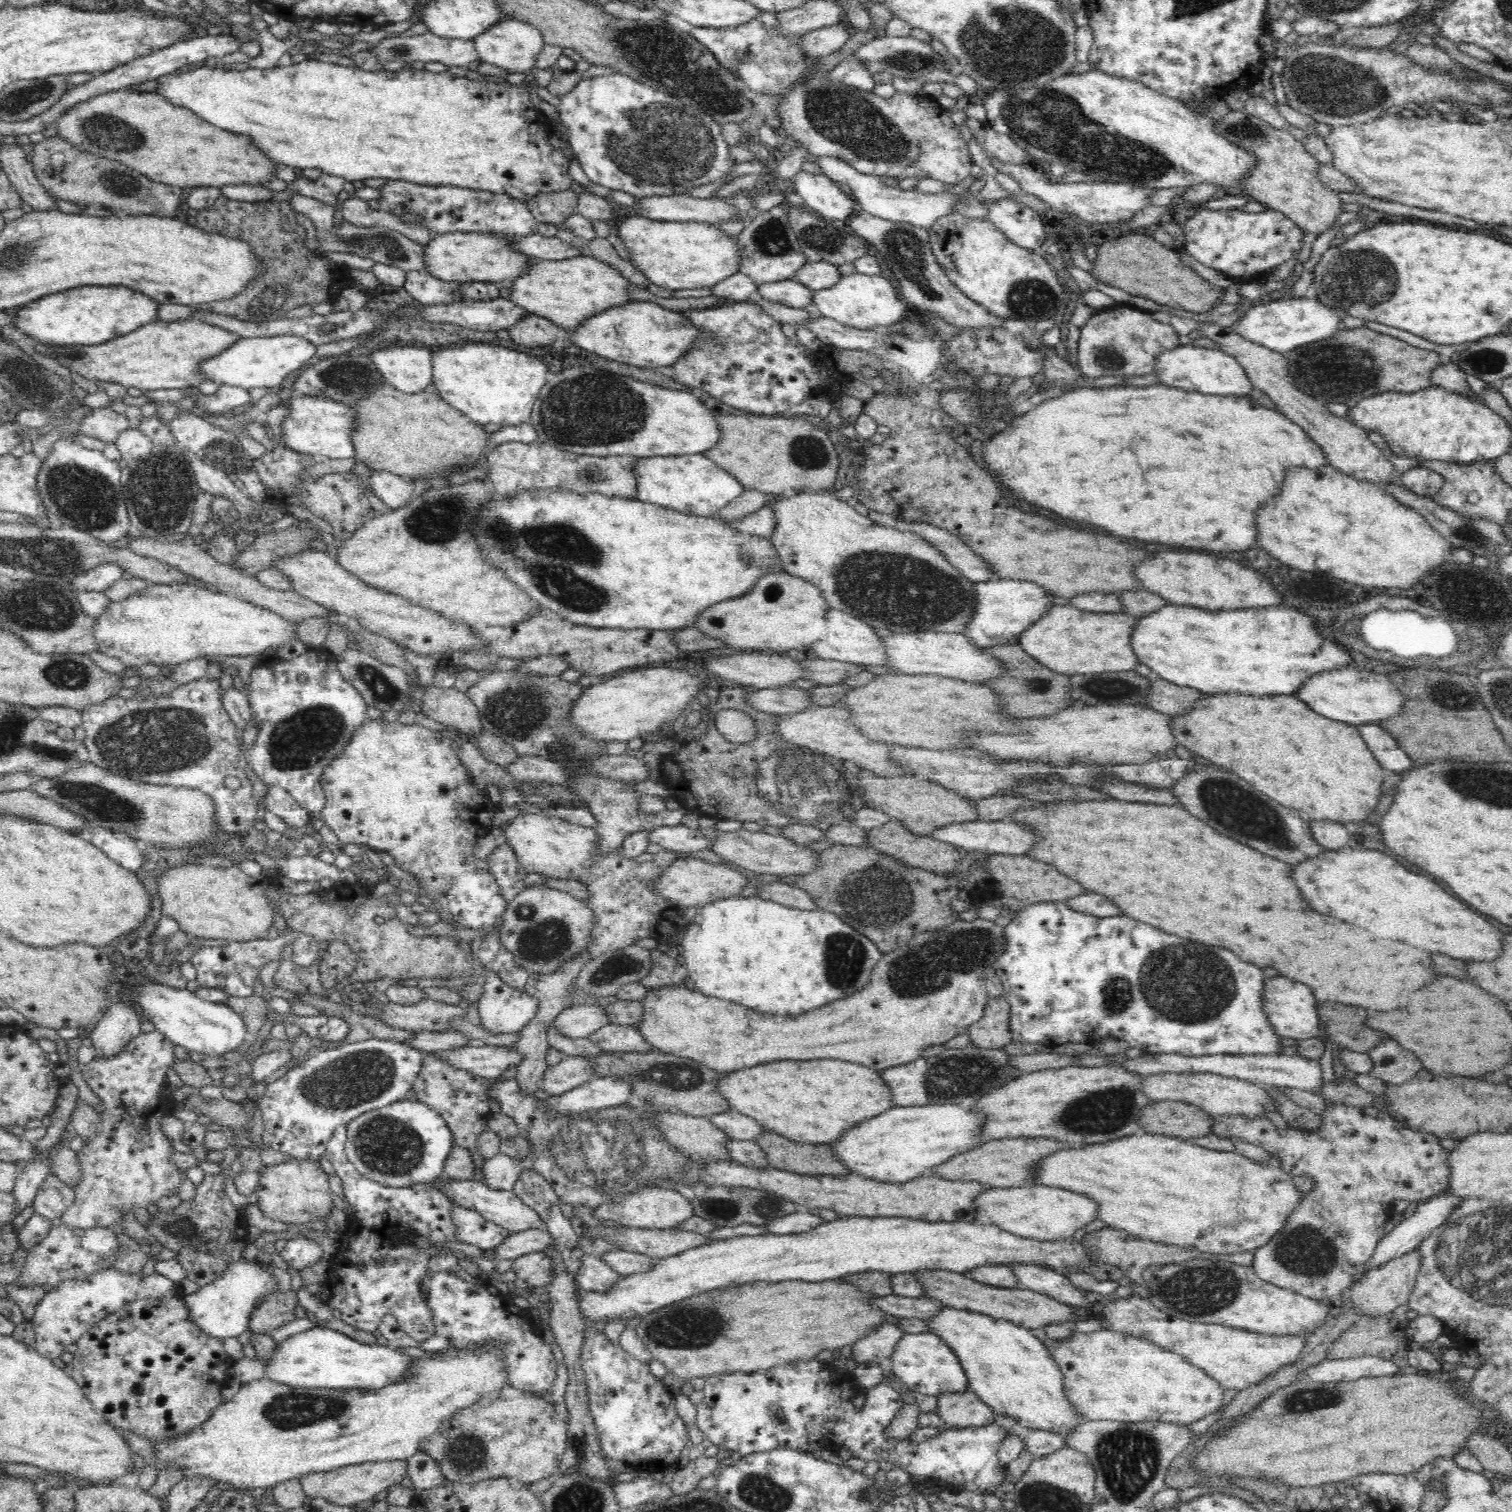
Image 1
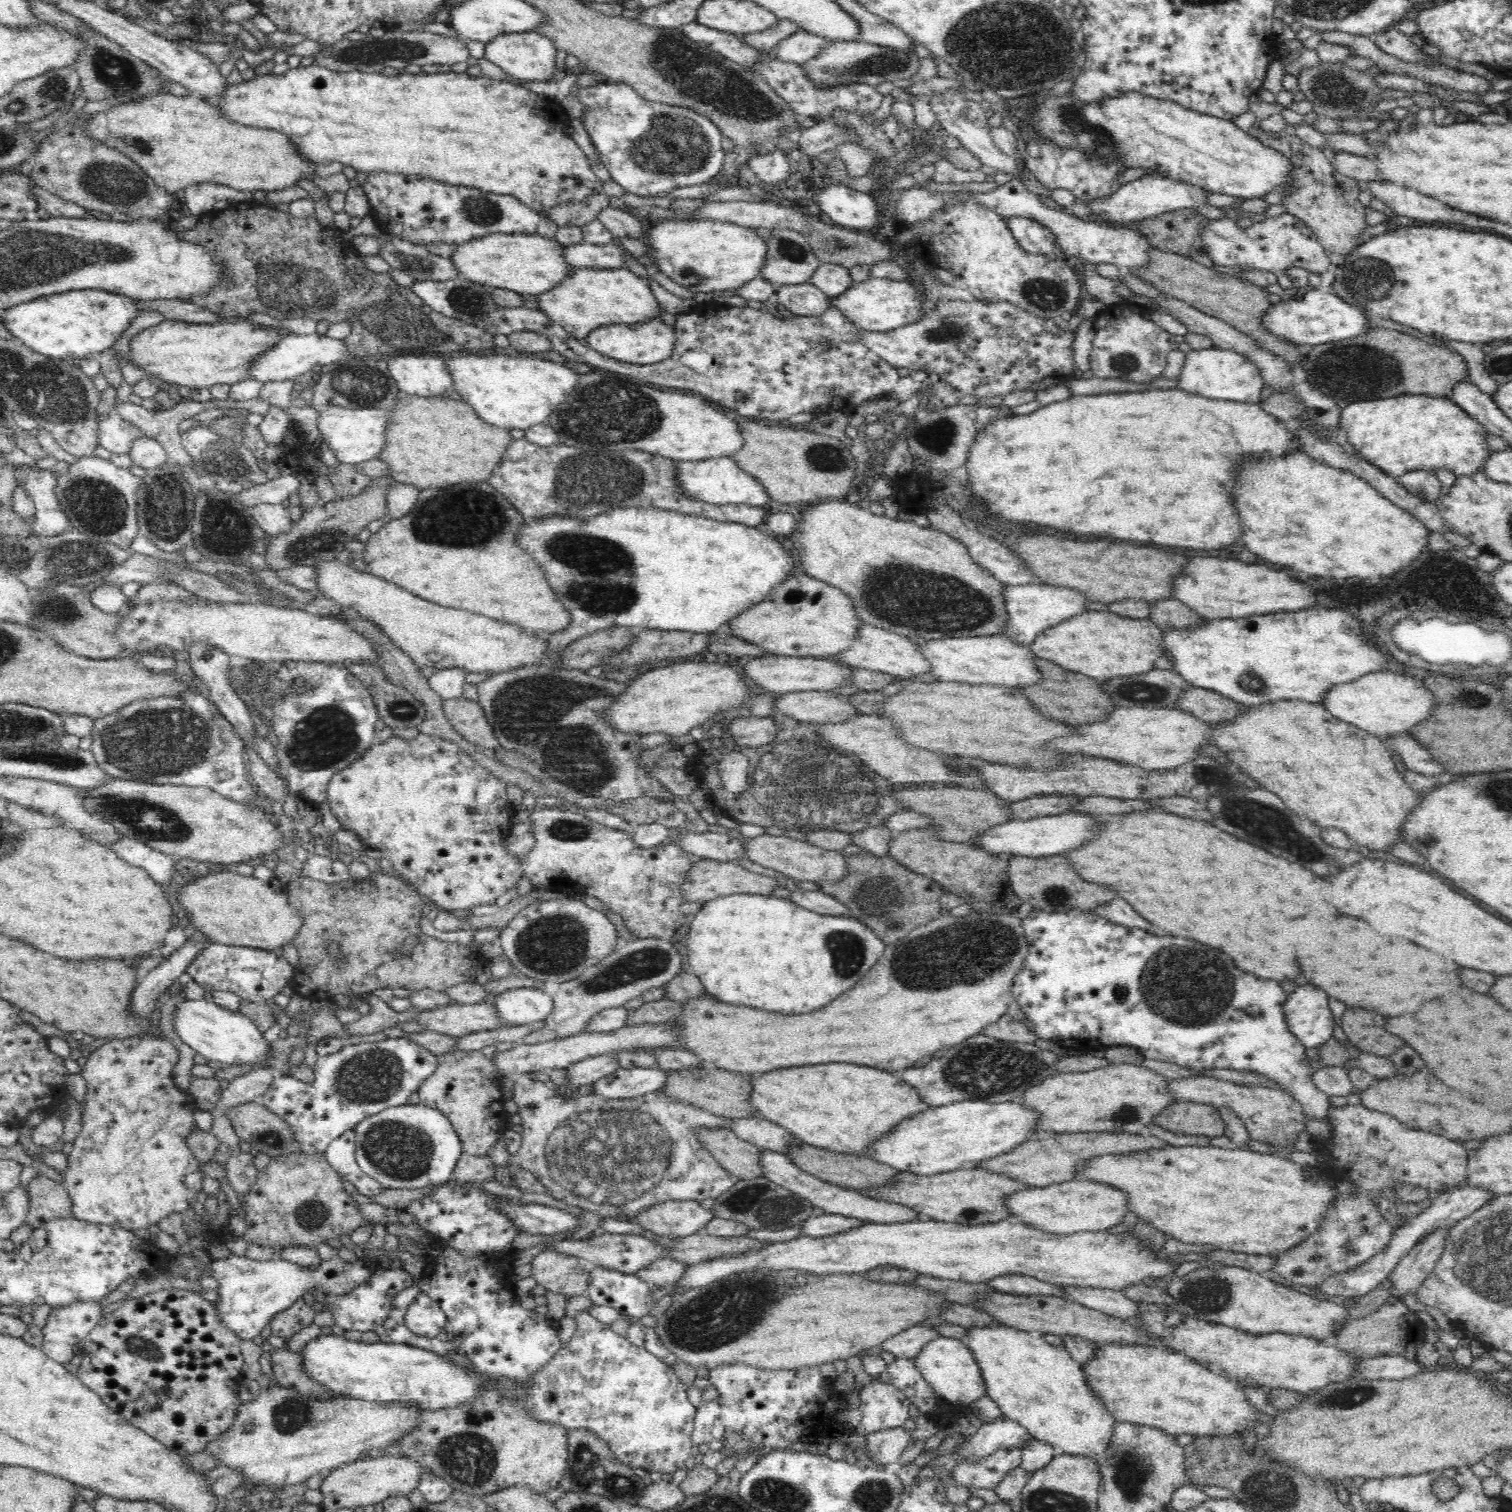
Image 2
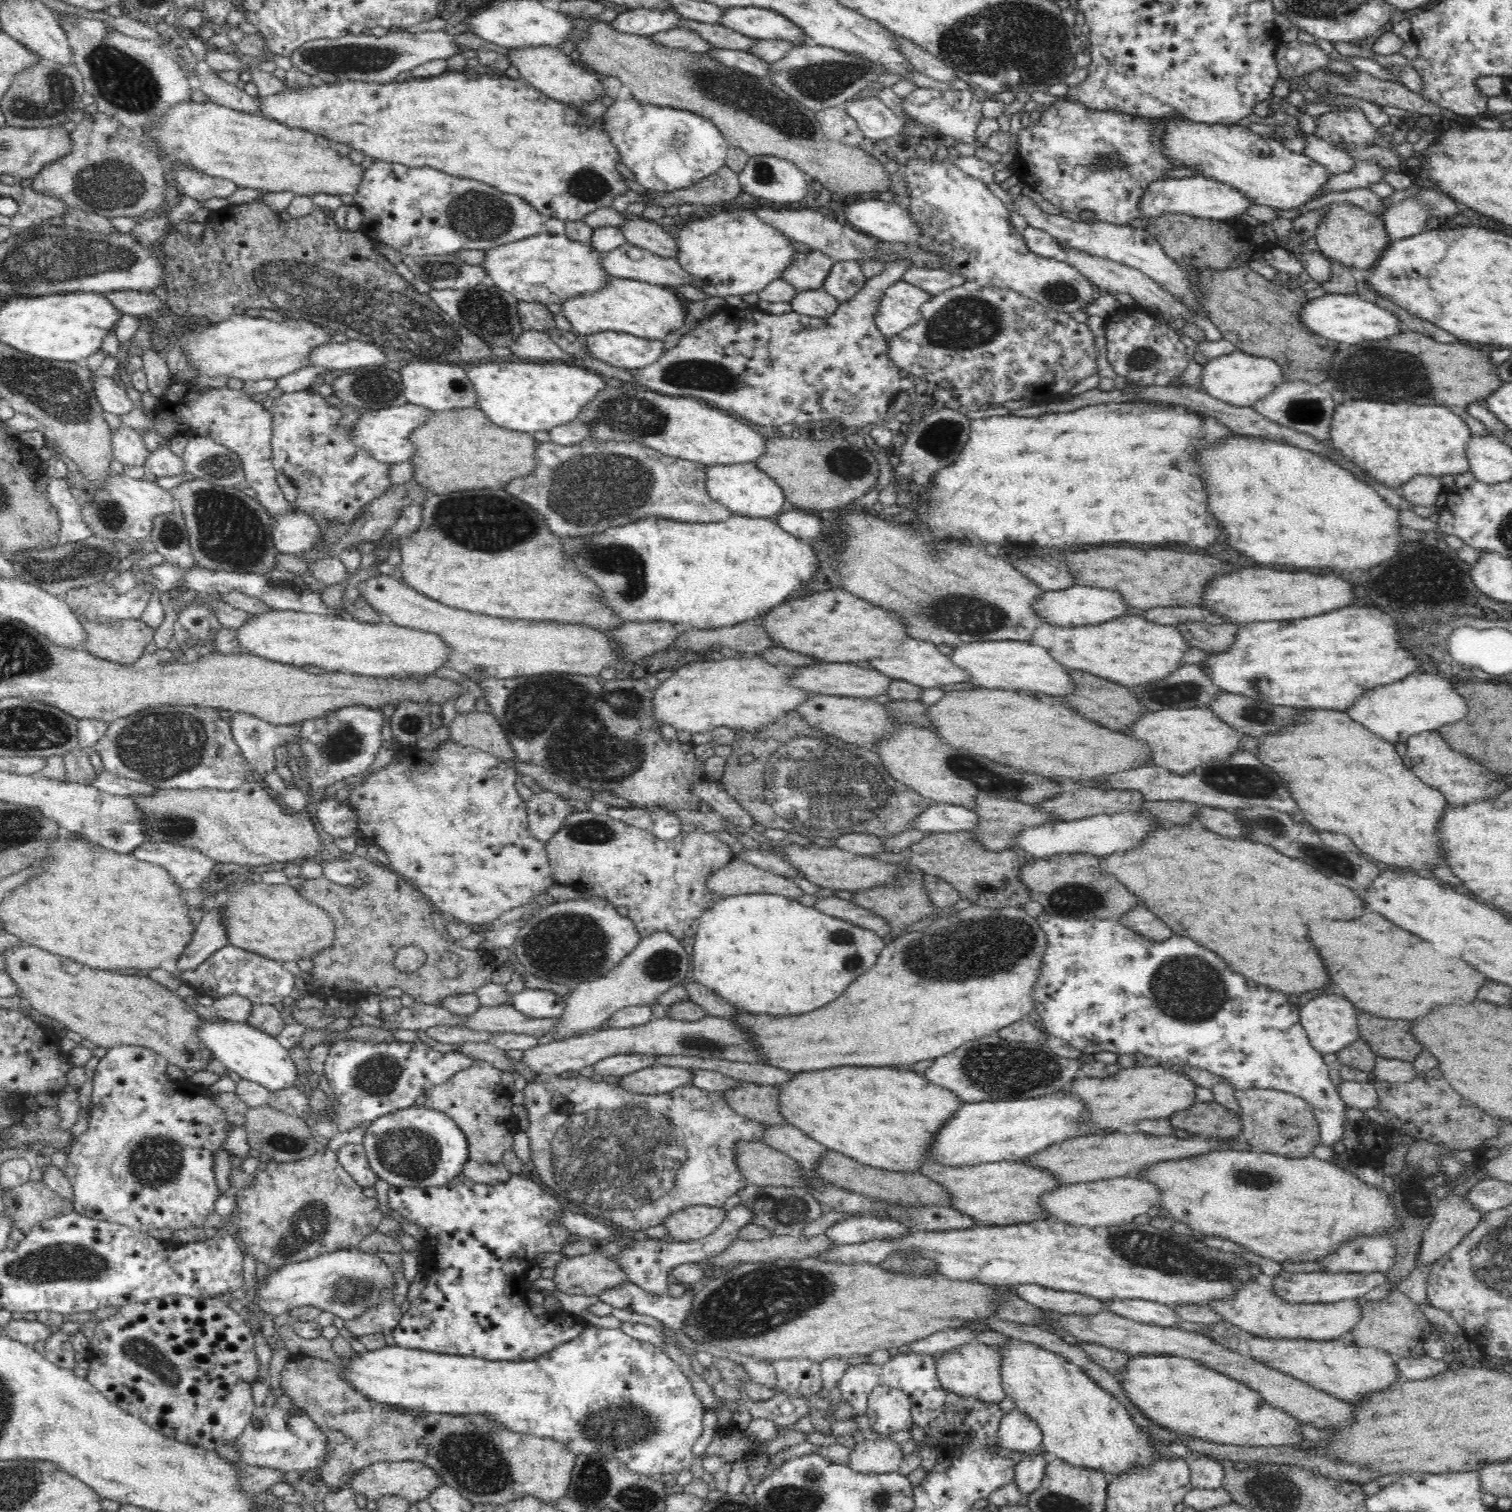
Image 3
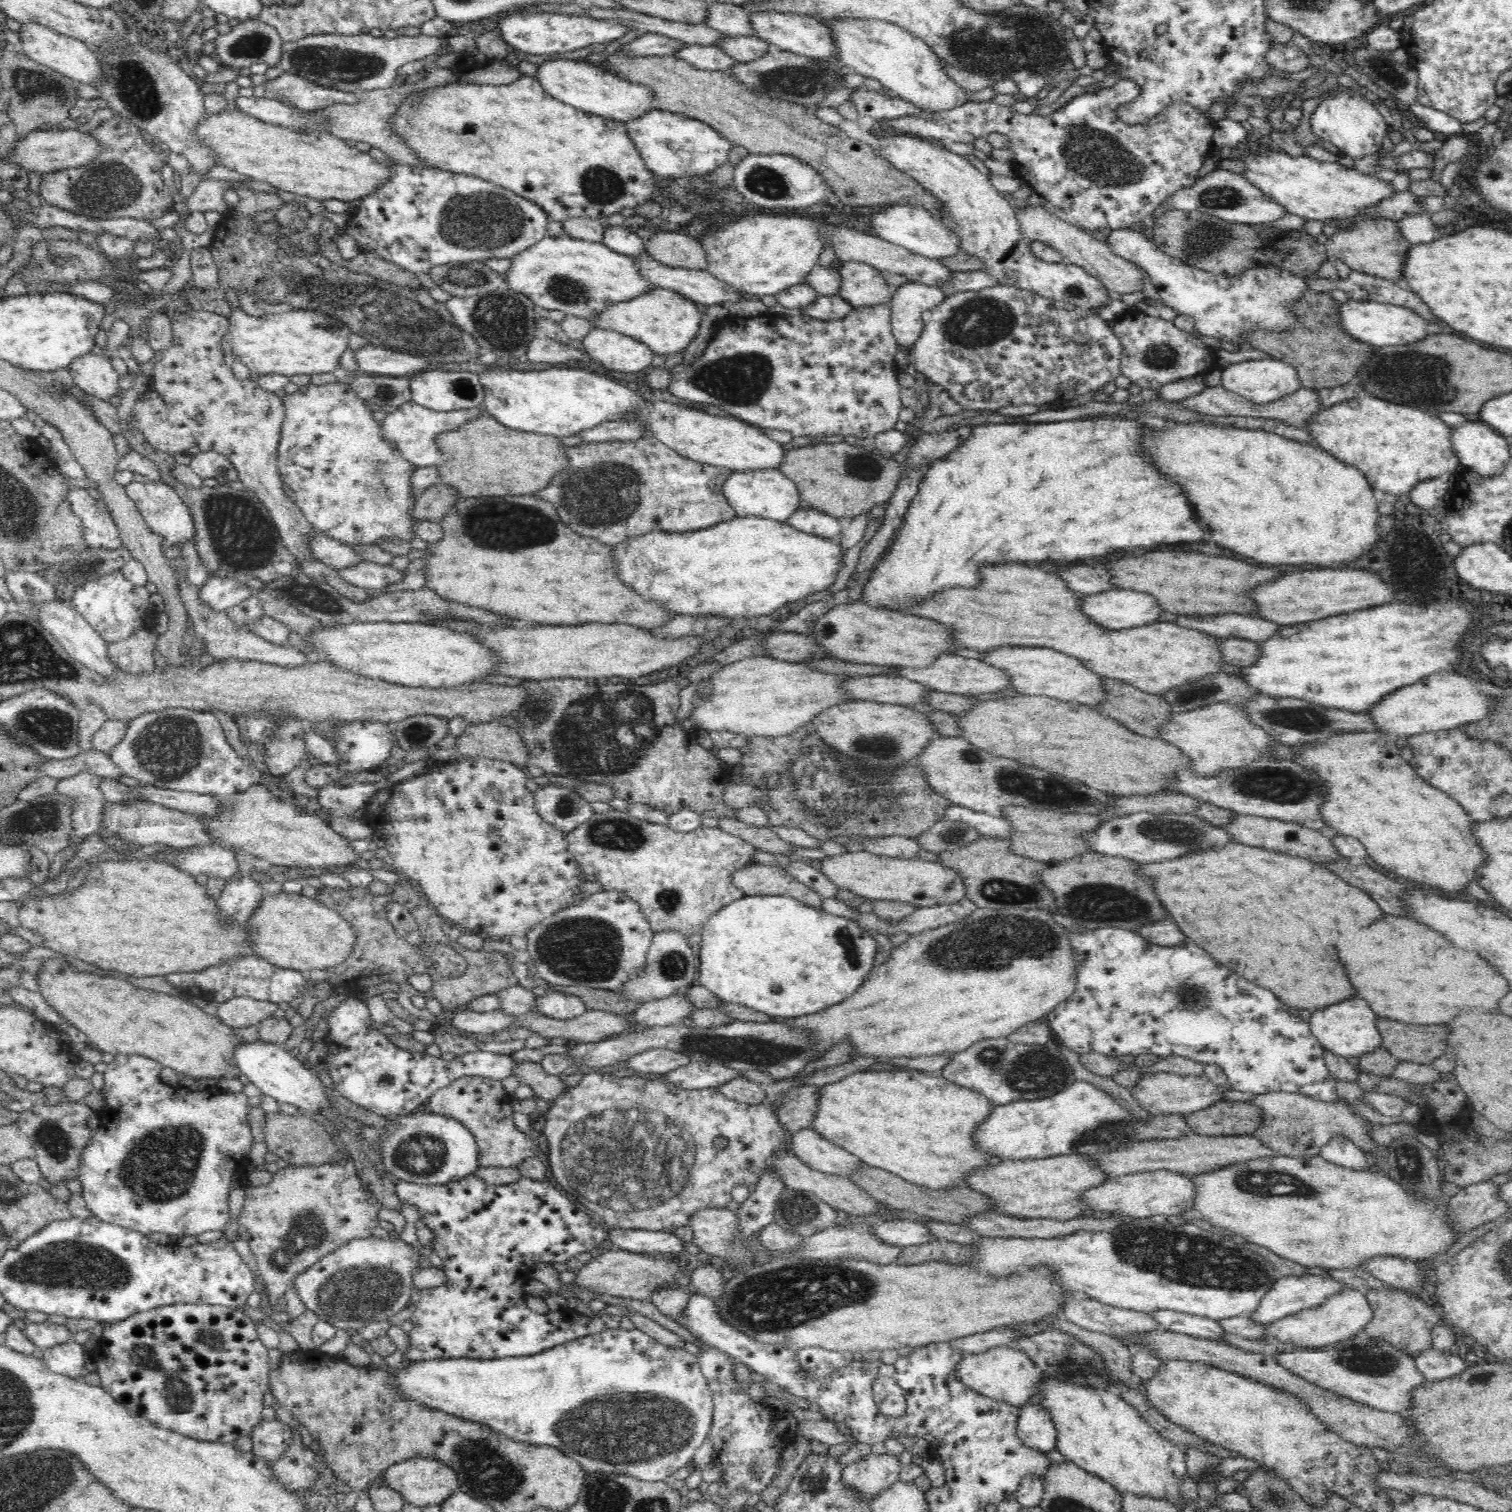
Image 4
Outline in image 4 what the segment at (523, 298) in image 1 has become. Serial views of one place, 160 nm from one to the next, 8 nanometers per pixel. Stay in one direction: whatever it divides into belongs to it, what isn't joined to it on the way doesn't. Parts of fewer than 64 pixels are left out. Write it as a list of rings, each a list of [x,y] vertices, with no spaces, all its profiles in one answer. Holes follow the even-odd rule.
[[[672,289],[654,290],[640,298],[610,306],[598,320],[594,320],[594,327],[609,328],[631,336],[638,342],[646,344],[654,354],[666,356],[670,362],[680,360],[690,348],[694,338],[700,332],[703,320],[701,305],[682,296]]]

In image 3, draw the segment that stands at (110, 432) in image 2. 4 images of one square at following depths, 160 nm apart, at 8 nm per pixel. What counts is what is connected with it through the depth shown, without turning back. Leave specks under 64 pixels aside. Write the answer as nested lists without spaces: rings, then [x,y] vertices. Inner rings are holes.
[[[121,425],[112,432],[112,452],[114,452],[115,460],[124,467],[145,467],[149,456],[149,450],[144,442],[144,432],[148,430],[133,429],[128,426]]]

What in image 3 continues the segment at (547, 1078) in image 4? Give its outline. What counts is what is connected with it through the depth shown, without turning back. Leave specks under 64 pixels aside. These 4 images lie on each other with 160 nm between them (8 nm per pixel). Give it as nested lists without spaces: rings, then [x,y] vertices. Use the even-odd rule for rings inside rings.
[[[466,1041],[457,1046],[455,1050],[462,1051],[466,1055],[472,1055],[477,1060],[489,1062],[498,1070],[511,1072],[511,1074],[520,1074],[528,1082],[532,1082],[534,1078],[538,1078],[538,1071],[526,1065],[522,1059],[515,1060],[507,1051],[496,1046],[494,1043],[483,1041],[480,1043]]]

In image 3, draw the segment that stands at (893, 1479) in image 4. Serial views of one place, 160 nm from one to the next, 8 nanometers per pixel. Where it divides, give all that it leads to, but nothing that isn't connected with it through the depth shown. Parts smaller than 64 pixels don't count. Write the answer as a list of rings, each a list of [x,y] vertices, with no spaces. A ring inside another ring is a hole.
[[[887,1438],[858,1442],[850,1451],[846,1465],[858,1475],[890,1475],[899,1473],[903,1458],[900,1443]]]

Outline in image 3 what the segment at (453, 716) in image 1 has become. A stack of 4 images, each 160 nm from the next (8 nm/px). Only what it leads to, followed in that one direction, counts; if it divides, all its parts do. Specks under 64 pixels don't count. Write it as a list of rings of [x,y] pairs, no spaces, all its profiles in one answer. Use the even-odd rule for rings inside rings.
[[[472,710],[457,714],[450,724],[450,738],[460,746],[472,746],[512,763],[517,754],[506,731],[491,713]]]

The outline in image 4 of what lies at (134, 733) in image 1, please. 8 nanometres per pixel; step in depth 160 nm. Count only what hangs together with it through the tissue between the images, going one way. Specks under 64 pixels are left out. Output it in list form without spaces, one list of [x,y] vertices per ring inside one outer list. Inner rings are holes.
[[[166,708],[156,712],[146,712],[132,719],[126,738],[112,748],[110,758],[122,767],[126,776],[138,779],[144,784],[158,787],[209,794],[224,799],[225,797],[246,792],[252,784],[259,784],[265,779],[264,773],[255,766],[244,762],[224,736],[219,720],[209,711],[194,711],[188,708]]]

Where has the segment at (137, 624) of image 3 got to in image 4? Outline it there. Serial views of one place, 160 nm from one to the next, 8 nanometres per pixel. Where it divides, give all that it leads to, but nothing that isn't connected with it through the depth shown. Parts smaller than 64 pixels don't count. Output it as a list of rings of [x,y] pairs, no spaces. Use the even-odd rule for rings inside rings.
[[[148,628],[136,630],[130,638],[116,644],[108,644],[114,664],[123,672],[148,674],[156,672],[154,652],[157,648],[157,633]]]

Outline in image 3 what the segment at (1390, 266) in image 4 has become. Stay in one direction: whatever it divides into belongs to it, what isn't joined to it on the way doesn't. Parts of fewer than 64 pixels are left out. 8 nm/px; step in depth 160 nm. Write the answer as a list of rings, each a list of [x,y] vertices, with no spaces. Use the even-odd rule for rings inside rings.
[[[1347,202],[1332,204],[1326,209],[1328,209],[1326,218],[1314,234],[1319,250],[1328,258],[1338,260],[1345,266],[1366,271],[1376,268],[1376,264],[1384,256],[1386,248],[1394,242],[1394,239],[1388,235],[1383,215],[1364,211]]]

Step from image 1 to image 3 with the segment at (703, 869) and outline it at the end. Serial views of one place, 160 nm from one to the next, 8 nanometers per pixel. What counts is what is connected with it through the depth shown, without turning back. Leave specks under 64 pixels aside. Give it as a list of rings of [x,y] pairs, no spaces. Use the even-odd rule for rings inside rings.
[[[735,859],[727,868],[709,879],[709,888],[725,896],[769,893],[786,896],[793,900],[802,899],[802,888],[787,877],[762,869],[750,861]]]

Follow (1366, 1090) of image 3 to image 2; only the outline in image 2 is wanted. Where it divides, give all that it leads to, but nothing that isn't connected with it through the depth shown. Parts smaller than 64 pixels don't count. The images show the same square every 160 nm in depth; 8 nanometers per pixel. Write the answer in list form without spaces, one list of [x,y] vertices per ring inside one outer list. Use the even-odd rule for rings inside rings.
[[[1326,1065],[1323,1068],[1318,1068],[1314,1074],[1314,1083],[1328,1095],[1342,1096],[1342,1098],[1354,1096],[1362,1091],[1352,1083],[1349,1073],[1343,1067]]]

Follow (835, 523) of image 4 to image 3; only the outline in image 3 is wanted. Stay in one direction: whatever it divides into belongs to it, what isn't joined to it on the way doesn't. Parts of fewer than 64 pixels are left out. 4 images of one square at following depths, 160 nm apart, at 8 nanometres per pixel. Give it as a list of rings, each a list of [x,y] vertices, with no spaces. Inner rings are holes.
[[[804,510],[784,512],[775,521],[783,530],[801,539],[821,538],[826,526],[821,518],[806,514]]]

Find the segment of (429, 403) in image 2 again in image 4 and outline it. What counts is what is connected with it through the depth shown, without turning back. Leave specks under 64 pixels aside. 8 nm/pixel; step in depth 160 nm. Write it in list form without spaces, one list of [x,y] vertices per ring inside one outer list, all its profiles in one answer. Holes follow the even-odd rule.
[[[489,414],[463,428],[440,434],[438,446],[452,456],[452,462],[438,469],[442,482],[458,489],[462,498],[538,494],[571,464],[567,447],[558,437],[513,430]]]

